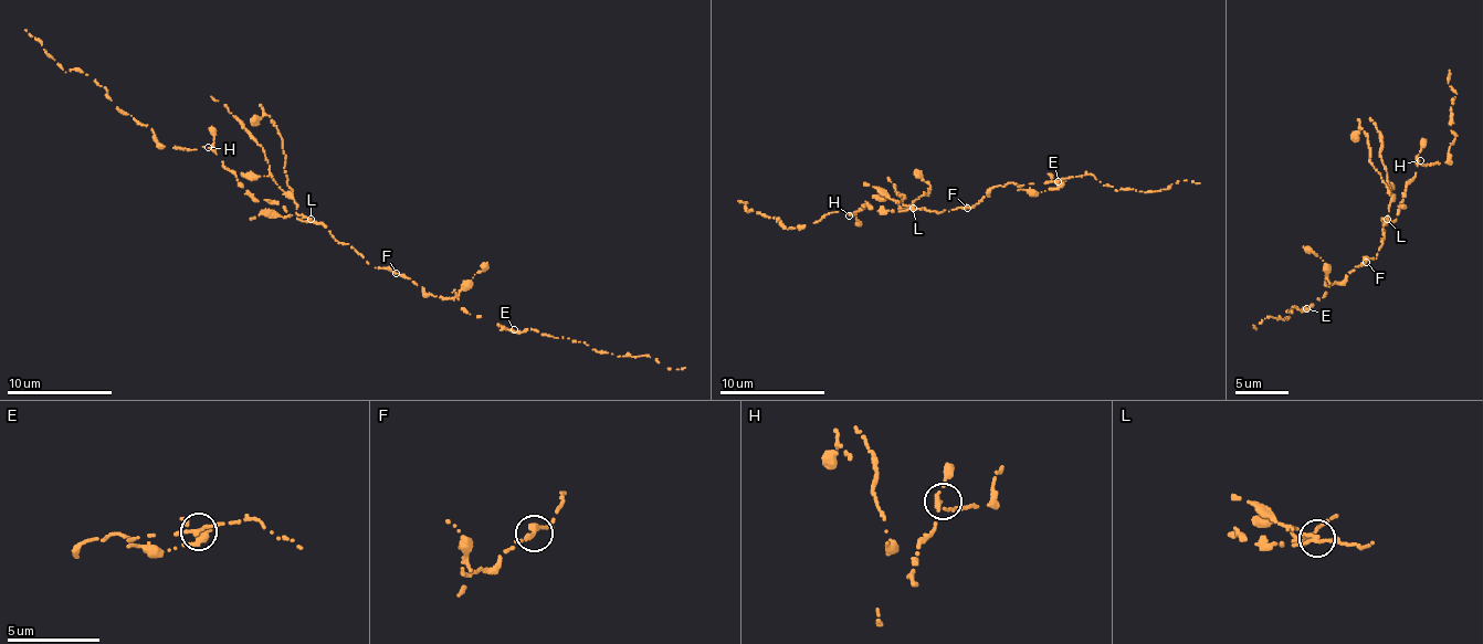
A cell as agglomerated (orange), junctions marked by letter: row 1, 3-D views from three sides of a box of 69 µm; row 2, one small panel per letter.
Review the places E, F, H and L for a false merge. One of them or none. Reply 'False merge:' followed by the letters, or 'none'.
False merge: L

